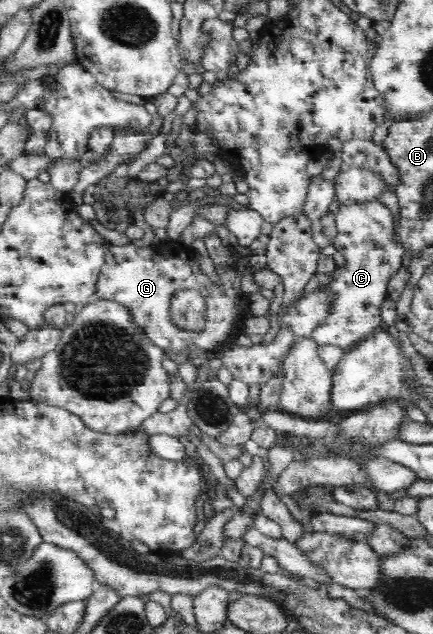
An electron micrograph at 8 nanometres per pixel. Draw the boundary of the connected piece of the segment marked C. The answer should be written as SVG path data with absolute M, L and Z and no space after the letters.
M378 200L352 206L340 204L335 223L337 235L332 244L343 254L346 263L334 270L334 280L330 284L319 286L320 289L328 286L334 291L334 310L310 337L317 346L334 345L348 350L384 327L380 304L388 297L388 282L401 267L405 250L395 236L393 212Z

